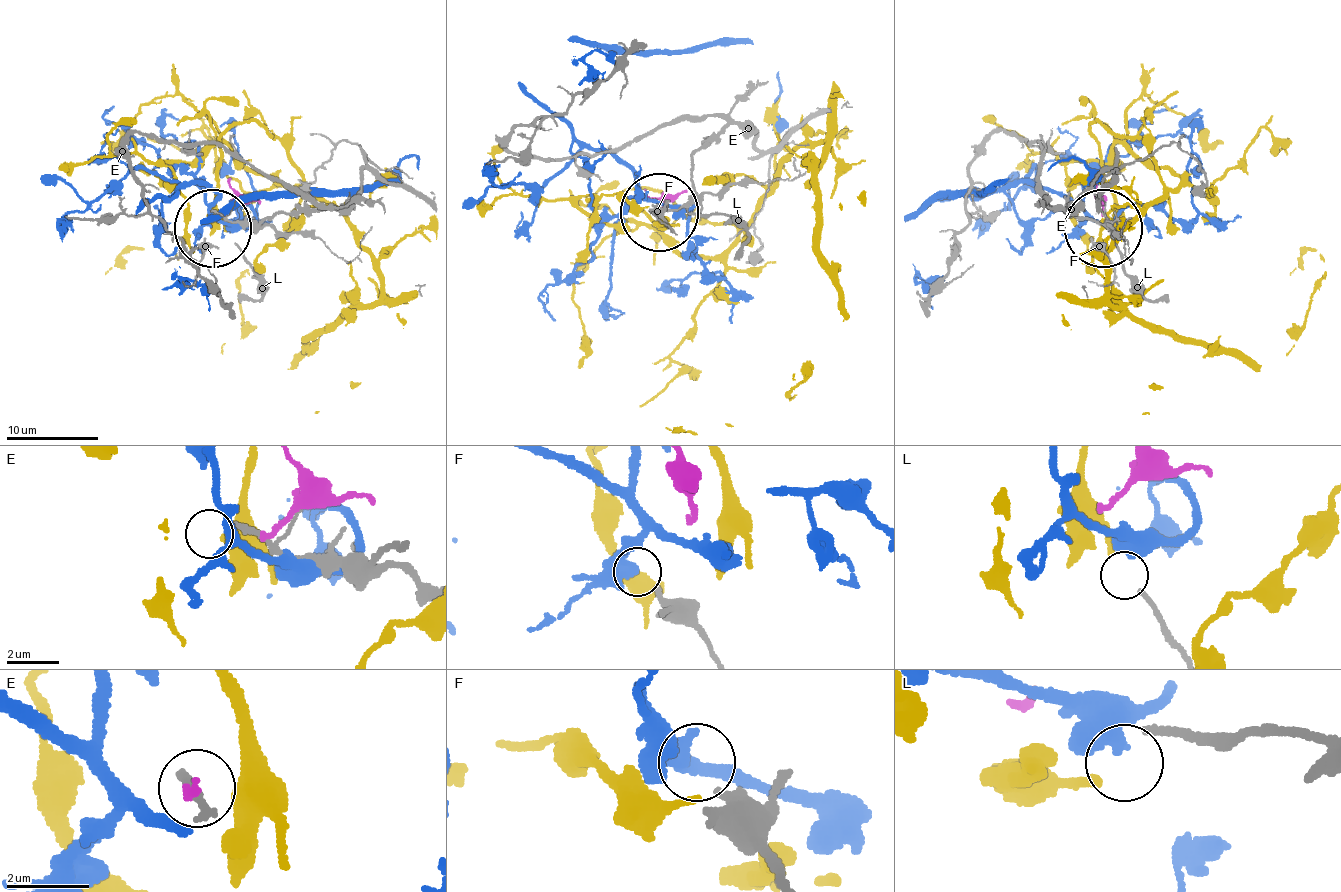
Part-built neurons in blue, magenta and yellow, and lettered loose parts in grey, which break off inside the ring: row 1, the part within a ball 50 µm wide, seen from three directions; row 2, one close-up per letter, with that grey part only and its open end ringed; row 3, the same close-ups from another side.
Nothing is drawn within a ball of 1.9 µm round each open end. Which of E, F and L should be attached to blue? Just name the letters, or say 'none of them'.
F

